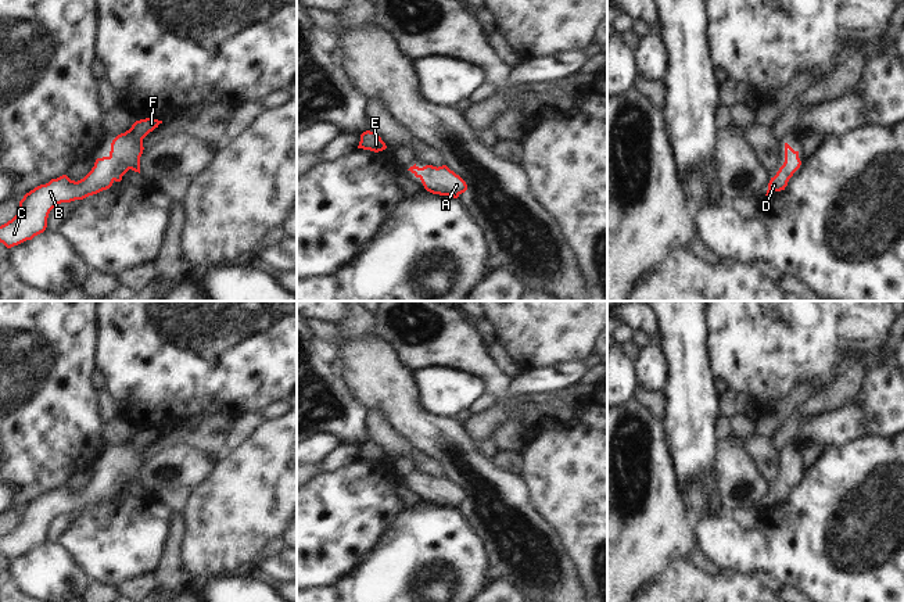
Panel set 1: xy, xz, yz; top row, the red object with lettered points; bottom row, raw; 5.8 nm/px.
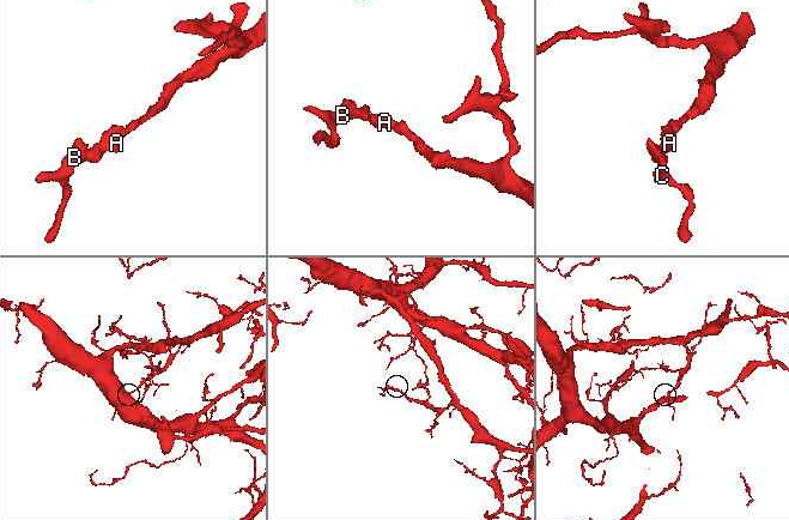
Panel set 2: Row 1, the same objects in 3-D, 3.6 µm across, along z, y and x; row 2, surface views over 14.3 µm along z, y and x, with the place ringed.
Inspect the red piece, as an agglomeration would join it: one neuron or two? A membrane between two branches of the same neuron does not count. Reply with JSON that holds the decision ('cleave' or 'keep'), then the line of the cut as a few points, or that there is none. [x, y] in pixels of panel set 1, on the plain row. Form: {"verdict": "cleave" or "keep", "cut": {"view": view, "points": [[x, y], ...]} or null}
{"verdict": "keep", "cut": null}

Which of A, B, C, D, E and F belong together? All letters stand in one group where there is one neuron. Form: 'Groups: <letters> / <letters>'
Groups: A B C D E F.

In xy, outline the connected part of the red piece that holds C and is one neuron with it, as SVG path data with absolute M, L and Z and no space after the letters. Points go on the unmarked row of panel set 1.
M154 429L136 431L129 441L112 451L110 466L97 469L83 490L75 492L62 485L26 504L17 526L0 537L0 553L11 559L32 551L46 541L49 524L55 516L107 501L114 492L121 492L129 480L140 484L143 449L159 434L162 431Z

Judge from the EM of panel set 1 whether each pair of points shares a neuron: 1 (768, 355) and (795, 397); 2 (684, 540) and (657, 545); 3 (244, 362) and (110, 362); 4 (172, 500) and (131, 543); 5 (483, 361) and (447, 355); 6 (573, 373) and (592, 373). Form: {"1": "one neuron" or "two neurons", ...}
{"1": "two neurons", "2": "one neuron", "3": "one neuron", "4": "two neurons", "5": "one neuron", "6": "two neurons"}

